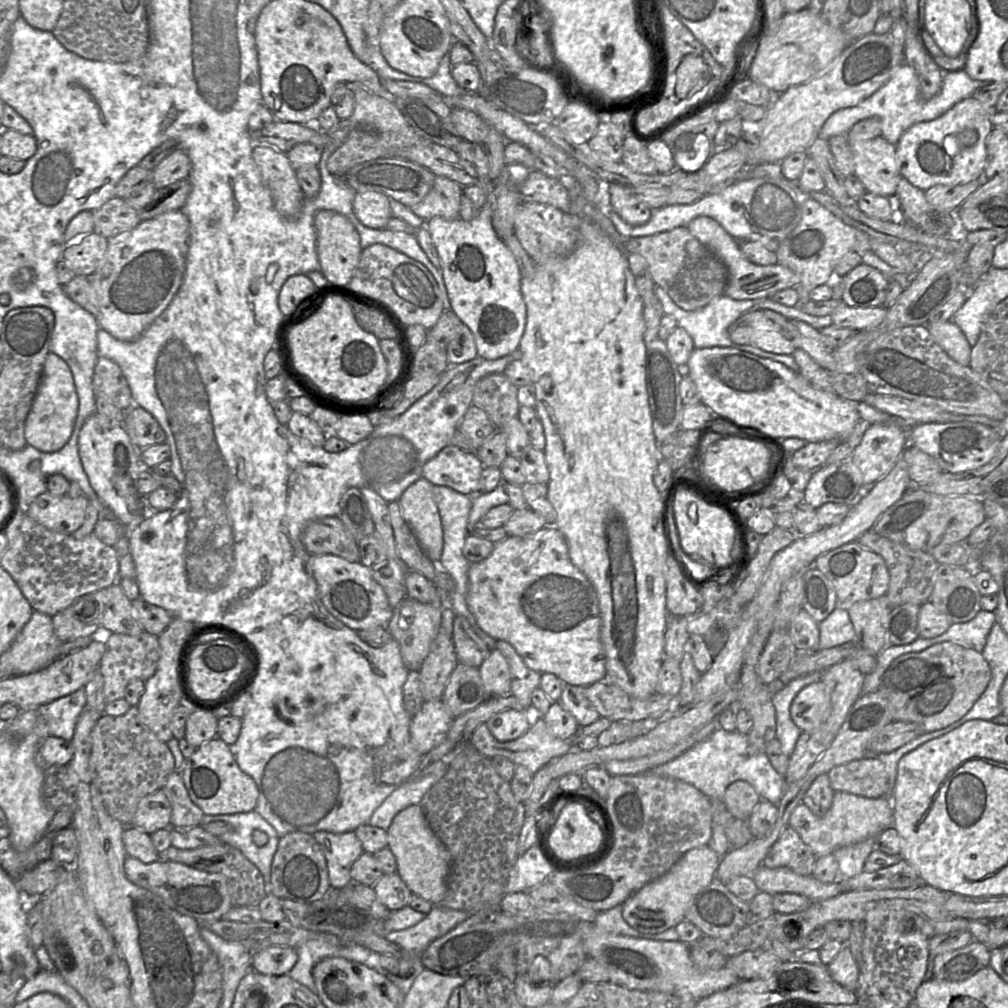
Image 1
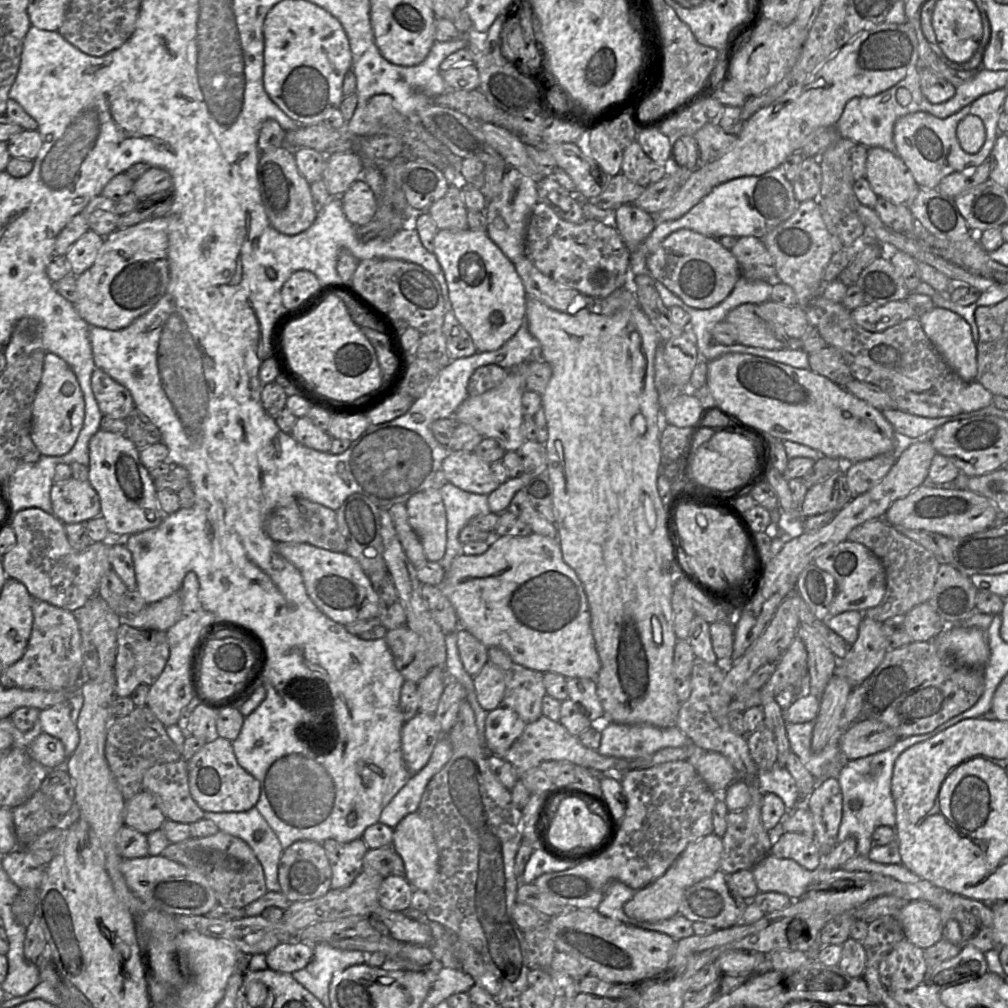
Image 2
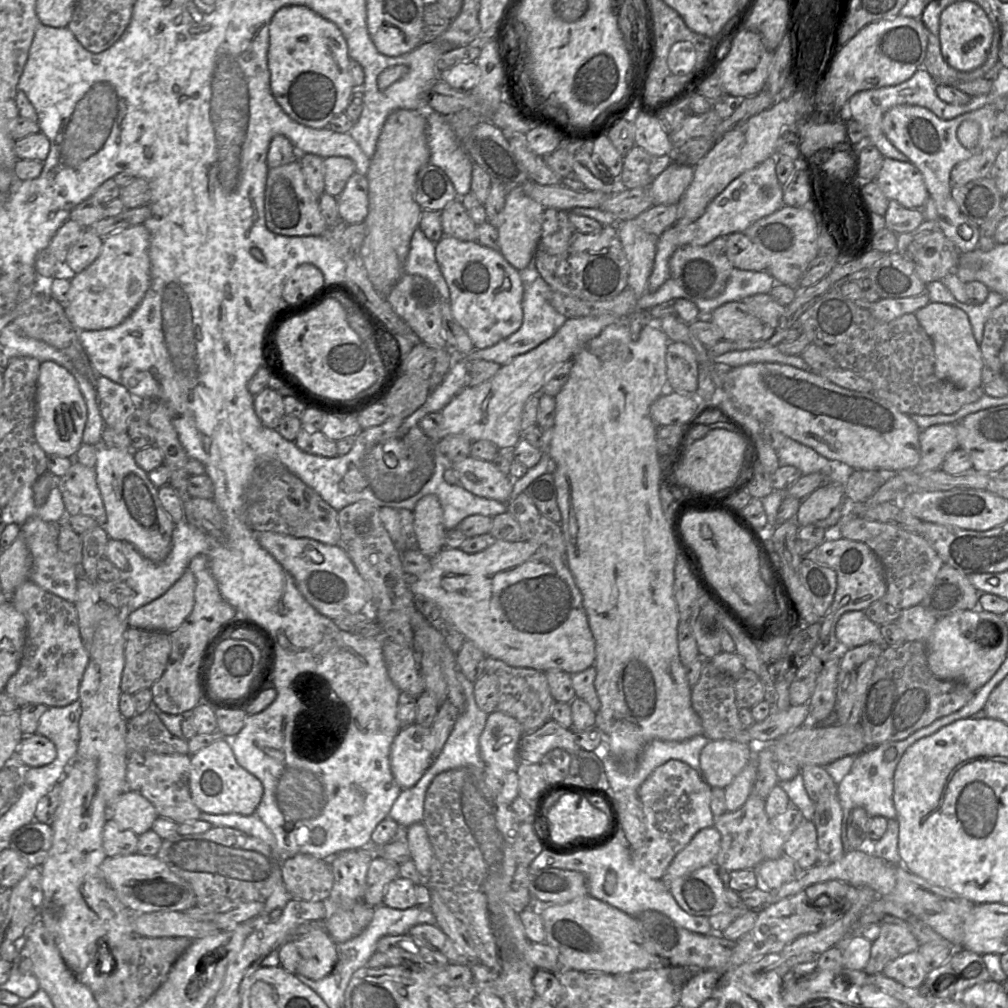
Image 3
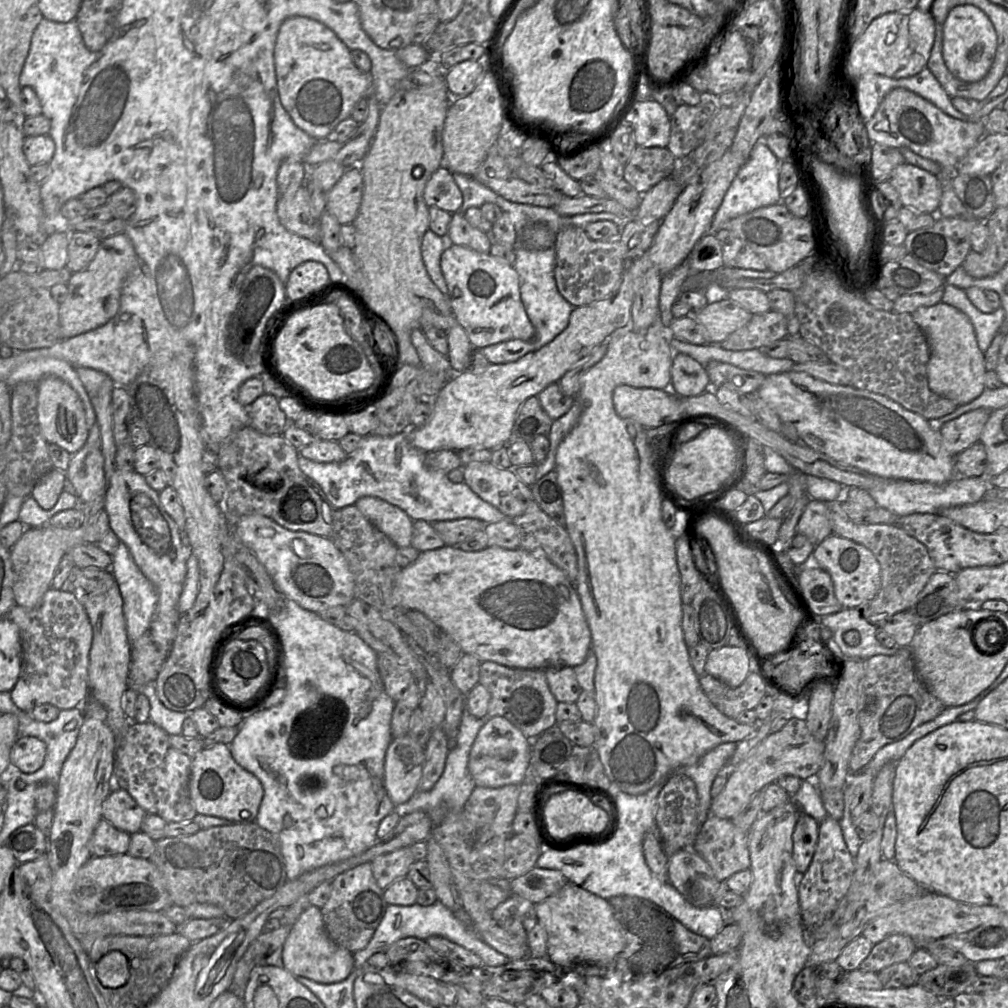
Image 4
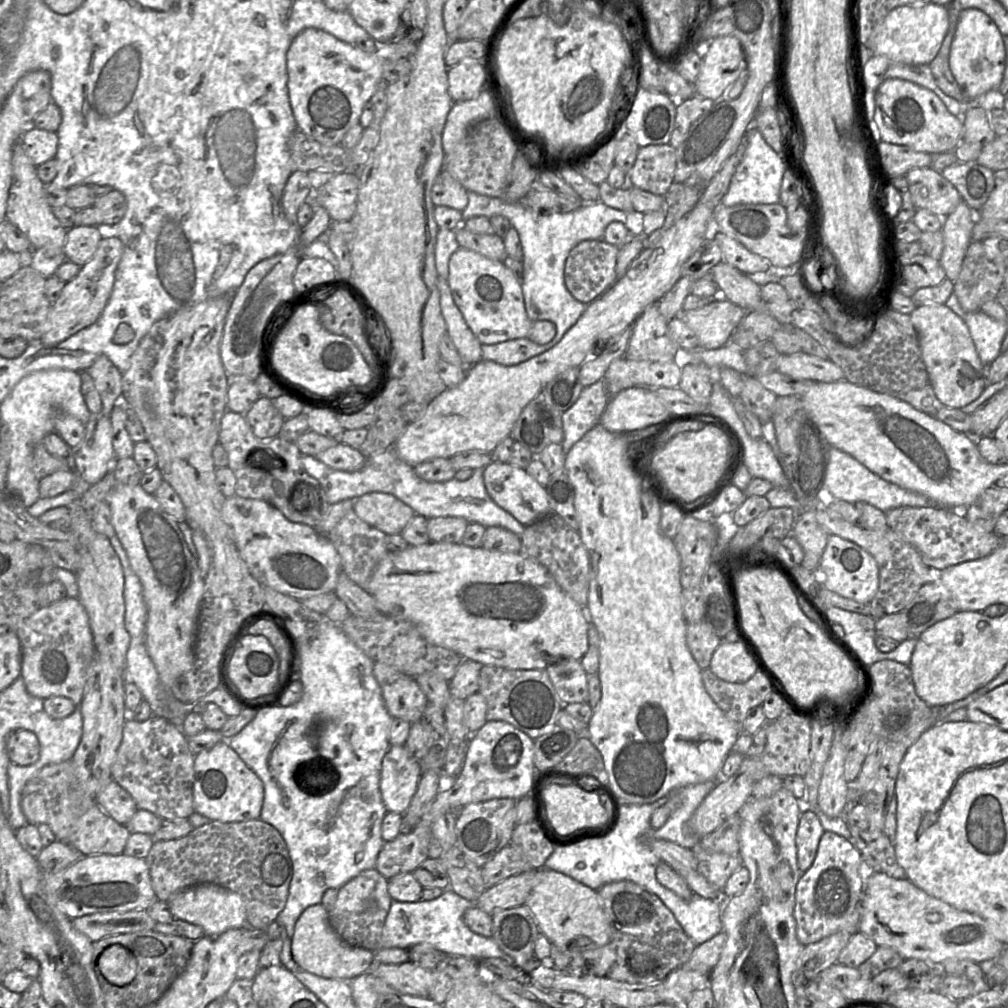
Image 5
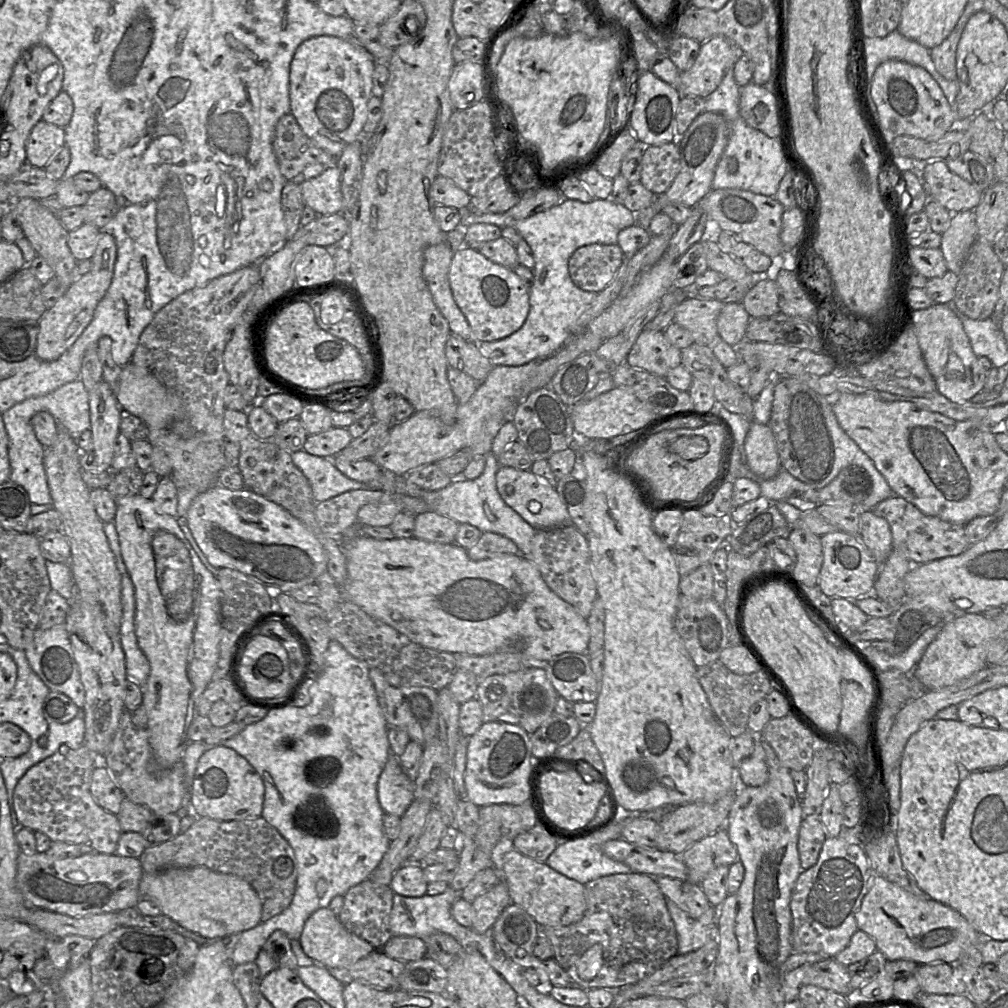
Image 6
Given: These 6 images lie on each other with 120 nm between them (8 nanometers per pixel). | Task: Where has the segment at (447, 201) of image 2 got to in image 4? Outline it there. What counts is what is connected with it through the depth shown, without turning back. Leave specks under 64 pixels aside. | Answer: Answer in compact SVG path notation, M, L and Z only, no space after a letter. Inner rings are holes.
M460 212L452 214L447 231L448 239L481 253L489 253L492 244L490 232L485 233L473 227Z

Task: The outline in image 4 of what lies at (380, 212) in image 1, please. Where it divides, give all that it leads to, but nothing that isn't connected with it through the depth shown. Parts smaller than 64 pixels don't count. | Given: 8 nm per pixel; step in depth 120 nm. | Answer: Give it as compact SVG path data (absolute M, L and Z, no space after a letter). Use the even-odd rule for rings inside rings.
M359 166L347 168L327 192L327 210L340 225L351 224L358 214L362 193L363 179Z

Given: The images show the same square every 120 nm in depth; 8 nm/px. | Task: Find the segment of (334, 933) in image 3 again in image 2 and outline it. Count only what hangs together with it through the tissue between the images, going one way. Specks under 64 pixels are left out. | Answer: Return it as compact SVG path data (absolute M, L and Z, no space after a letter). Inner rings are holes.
M362 838L347 843L327 839L322 843L331 867L331 889L349 886L363 870L368 847Z

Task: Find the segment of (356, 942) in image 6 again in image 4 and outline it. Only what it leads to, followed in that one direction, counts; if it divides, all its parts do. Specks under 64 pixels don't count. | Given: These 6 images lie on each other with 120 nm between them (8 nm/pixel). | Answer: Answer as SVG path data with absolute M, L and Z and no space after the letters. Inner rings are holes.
M308 905L300 914L283 945L284 968L317 983L331 984L346 979L354 968L353 953L337 945L328 936L321 911Z

